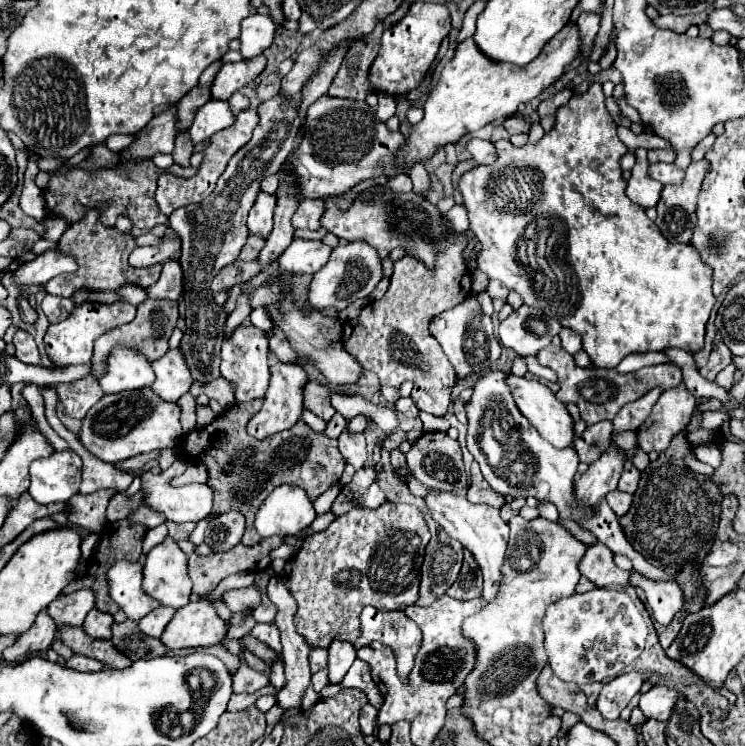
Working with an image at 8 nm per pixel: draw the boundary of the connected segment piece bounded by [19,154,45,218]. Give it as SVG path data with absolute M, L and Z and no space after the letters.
M33 154L33 160L29 160L29 166L27 166L25 182L23 182L23 192L21 192L21 198L19 198L19 206L21 206L21 210L27 216L45 218L45 212L43 212L43 196L41 196L41 190L33 182L35 180L35 174L39 172L35 158L37 156Z

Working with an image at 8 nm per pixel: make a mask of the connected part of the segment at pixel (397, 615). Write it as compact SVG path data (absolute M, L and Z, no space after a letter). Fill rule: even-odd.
M367 606L363 612L361 612L361 618L359 618L359 638L353 642L355 650L363 648L363 646L369 646L371 642L381 642L385 646L389 646L397 658L397 676L401 678L401 682L409 682L407 676L415 664L415 656L417 656L417 650L421 646L421 630L419 626L405 618L403 612L399 610L393 610L393 612L381 612L381 610L375 610L373 606Z

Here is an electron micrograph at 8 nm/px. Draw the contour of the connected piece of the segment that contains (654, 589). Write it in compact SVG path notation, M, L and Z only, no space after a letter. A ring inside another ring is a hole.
M635 570L629 572L629 586L643 588L647 602L651 606L653 618L659 624L669 624L677 612L683 608L683 592L673 580L651 580Z

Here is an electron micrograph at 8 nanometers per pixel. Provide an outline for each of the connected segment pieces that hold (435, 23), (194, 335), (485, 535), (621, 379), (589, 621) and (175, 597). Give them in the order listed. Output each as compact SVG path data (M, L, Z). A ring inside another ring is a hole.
M415 2L409 8L407 16L397 26L383 32L381 50L369 70L369 82L373 84L373 88L377 92L387 92L391 96L415 90L421 84L431 62L435 60L441 40L449 32L451 32L451 16L445 4Z
M279 90L271 100L263 102L259 106L259 124L253 132L253 138L231 158L225 174L221 174L215 190L209 194L209 198L205 198L199 204L189 204L183 208L177 208L171 216L169 216L169 226L181 236L181 268L183 268L183 302L185 302L185 322L187 322L187 330L181 338L179 348L183 350L183 356L187 360L187 366L191 370L191 378L193 382L201 382L201 384L209 384L213 380L217 380L219 374L219 352L221 352L221 344L223 344L223 326L227 320L227 314L223 310L223 306L217 306L213 300L213 292L211 292L211 280L229 264L233 264L237 260L237 254L241 252L241 248L245 246L245 240L249 236L247 226L245 226L245 218L259 194L259 184L265 176L269 174L277 174L283 166L283 162L287 160L289 152L295 148L297 142L297 132L301 128L301 118L297 112L297 106L301 104L301 94L293 94L287 96L283 90ZM289 100L289 106L283 108L283 104Z
M449 492L429 494L425 502L433 520L439 522L451 538L459 540L473 554L479 570L483 572L483 598L489 602L489 598L497 594L497 582L501 578L501 562L505 558L509 540L509 526L501 520L500 509L493 506L479 506L469 502L467 498L459 498Z
M547 346L537 354L539 362L547 368L551 368L557 374L557 384L561 386L559 392L555 394L561 402L575 402L579 406L581 418L585 424L597 424L601 420L613 420L617 412L627 404L633 402L641 396L645 396L653 388L669 390L681 384L681 370L675 364L659 364L659 366L647 366L629 374L619 374L617 370L597 370L597 368L579 368L573 362L573 356L565 352L561 346ZM601 396L607 396L605 402L599 402Z
M593 588L591 592L553 602L543 618L543 630L553 674L579 686L615 678L643 652L647 638L647 624L639 606L625 590L609 588Z
M171 536L147 554L141 590L161 606L183 608L189 602L191 580L187 576L187 556Z

